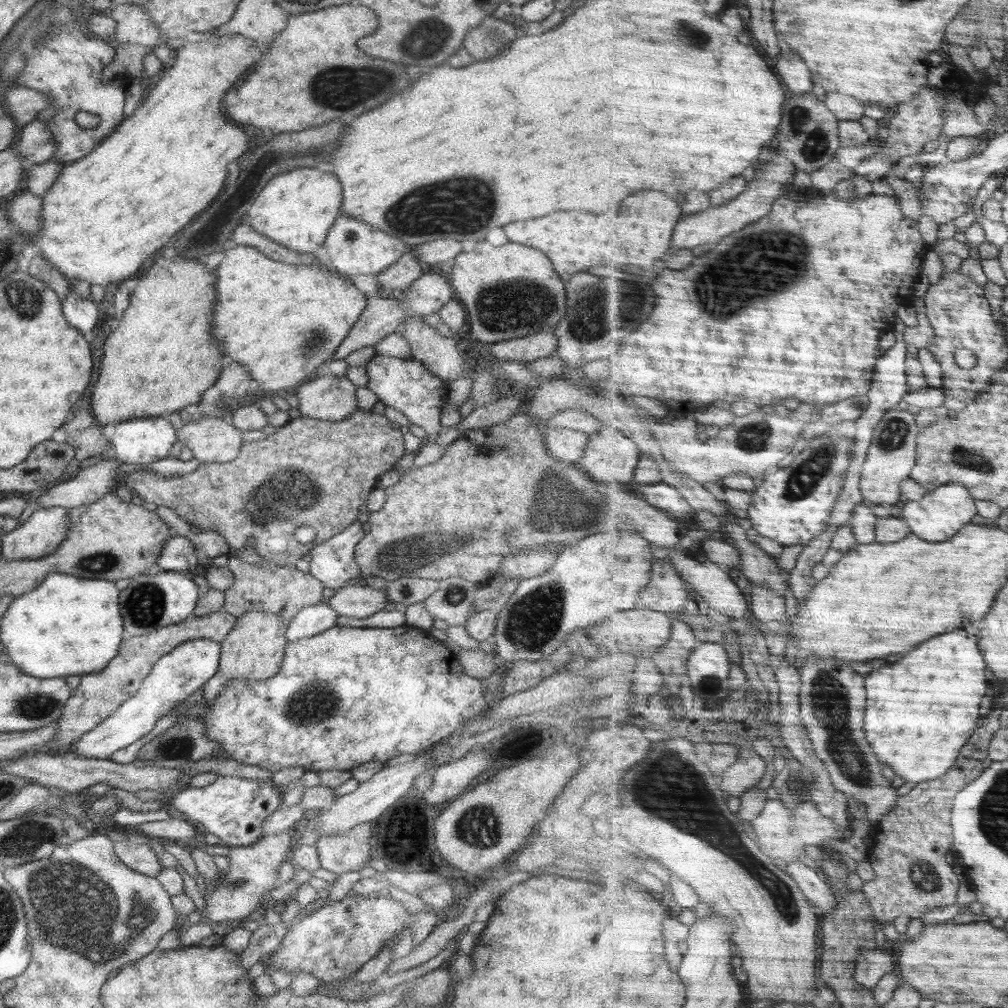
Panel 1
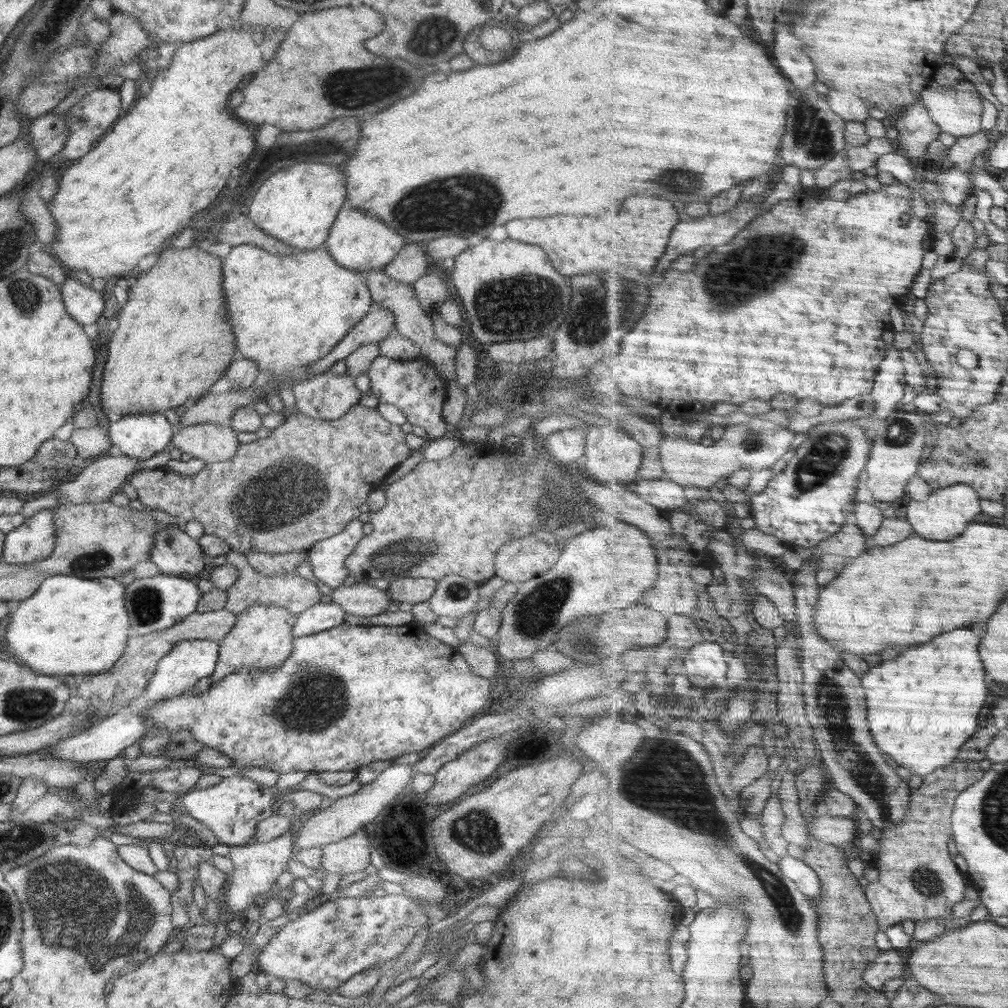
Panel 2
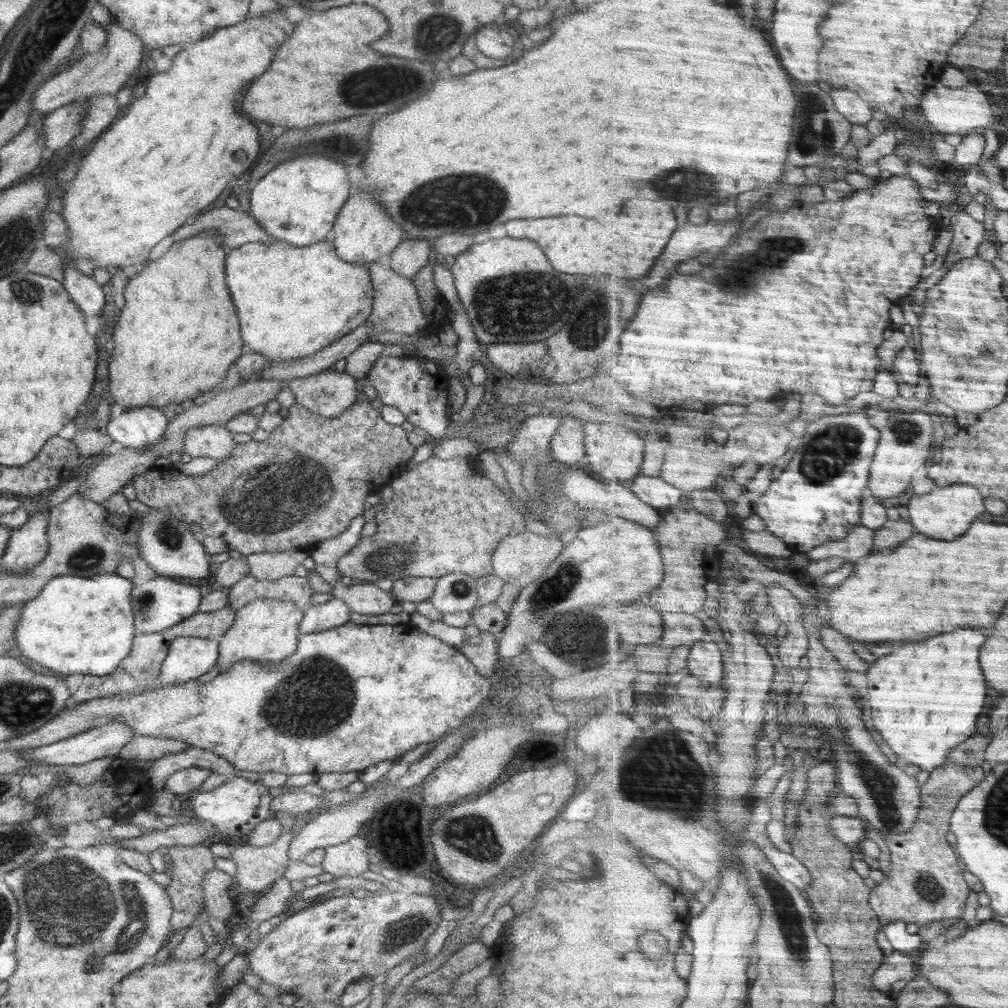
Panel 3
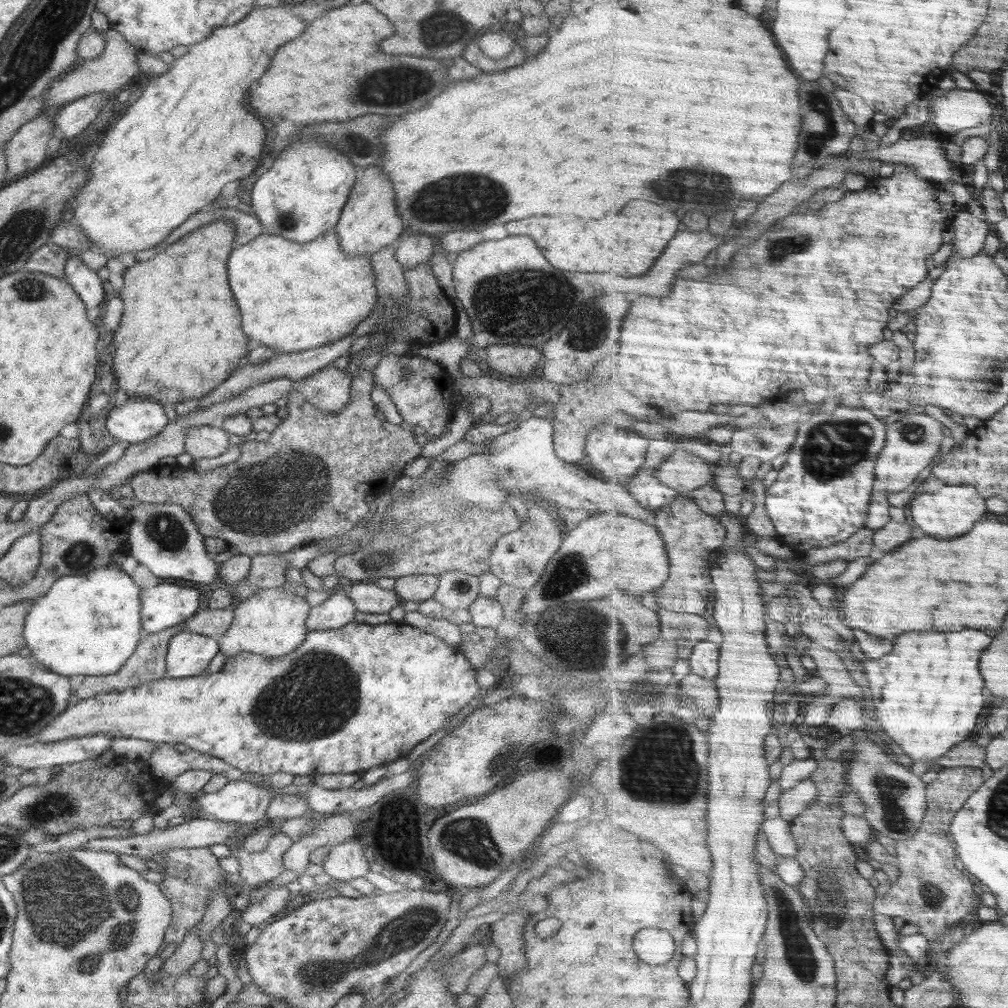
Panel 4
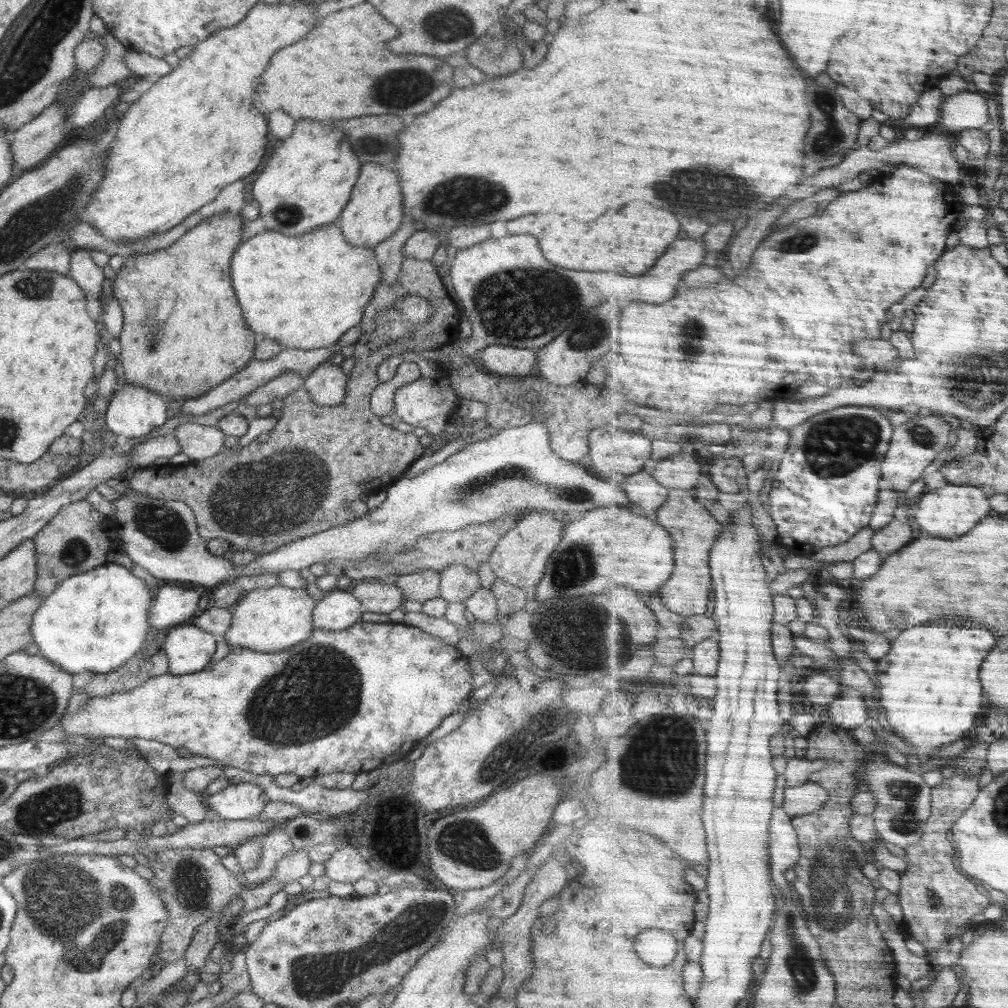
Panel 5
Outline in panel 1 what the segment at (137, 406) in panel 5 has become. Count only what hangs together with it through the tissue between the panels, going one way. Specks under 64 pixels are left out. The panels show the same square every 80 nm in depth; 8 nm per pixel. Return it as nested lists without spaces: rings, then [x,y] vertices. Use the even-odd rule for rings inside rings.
[[[153,416],[125,420],[115,423],[116,432],[109,445],[116,450],[115,459],[125,464],[150,464],[168,458],[169,452],[178,441],[177,431],[165,417]]]

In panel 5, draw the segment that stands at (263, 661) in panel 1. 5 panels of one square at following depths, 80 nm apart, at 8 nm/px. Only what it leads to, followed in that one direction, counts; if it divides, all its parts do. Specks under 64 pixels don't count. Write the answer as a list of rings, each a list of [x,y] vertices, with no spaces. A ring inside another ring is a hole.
[[[277,585],[247,592],[231,608],[231,625],[224,635],[230,649],[242,647],[261,653],[275,653],[293,647],[310,638],[315,626],[312,622],[317,601],[304,589],[290,589]]]

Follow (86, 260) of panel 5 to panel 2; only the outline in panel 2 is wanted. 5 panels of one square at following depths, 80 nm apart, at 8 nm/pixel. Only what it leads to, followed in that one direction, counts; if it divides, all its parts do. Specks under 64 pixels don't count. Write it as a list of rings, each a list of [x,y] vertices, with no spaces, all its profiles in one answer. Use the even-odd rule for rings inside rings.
[[[69,274],[60,289],[64,306],[76,322],[86,326],[98,320],[104,310],[104,299],[86,279]]]

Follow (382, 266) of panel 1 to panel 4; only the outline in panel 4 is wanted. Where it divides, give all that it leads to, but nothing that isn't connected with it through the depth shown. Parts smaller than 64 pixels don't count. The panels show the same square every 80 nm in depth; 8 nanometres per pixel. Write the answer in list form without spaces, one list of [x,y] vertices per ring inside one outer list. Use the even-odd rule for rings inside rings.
[[[370,165],[364,168],[364,174],[355,181],[334,229],[345,253],[363,257],[378,252],[382,247],[396,244],[402,234],[407,233],[401,216],[397,213],[395,192],[390,186],[390,178],[380,167]]]

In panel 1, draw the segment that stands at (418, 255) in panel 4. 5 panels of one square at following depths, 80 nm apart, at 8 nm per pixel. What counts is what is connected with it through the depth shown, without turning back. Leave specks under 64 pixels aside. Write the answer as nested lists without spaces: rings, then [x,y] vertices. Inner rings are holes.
[[[408,249],[394,264],[377,275],[377,282],[383,289],[401,292],[422,275],[420,260],[414,256],[411,249]]]

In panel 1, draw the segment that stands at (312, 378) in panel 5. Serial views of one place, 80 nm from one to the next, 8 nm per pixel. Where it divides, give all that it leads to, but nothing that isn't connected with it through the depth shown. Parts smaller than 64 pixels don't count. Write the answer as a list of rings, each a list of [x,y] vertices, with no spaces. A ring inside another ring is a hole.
[[[330,374],[302,382],[295,388],[301,416],[334,422],[345,419],[358,409],[356,388],[348,377]]]

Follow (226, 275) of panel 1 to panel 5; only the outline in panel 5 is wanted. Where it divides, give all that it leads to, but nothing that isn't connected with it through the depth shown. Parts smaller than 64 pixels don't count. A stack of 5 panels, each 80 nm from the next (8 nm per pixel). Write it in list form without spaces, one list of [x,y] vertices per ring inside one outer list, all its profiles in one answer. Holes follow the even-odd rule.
[[[337,223],[296,236],[267,229],[238,246],[232,258],[232,286],[244,310],[244,318],[256,334],[266,334],[283,347],[314,350],[326,348],[361,322],[366,303],[381,283],[381,270],[370,247],[352,246]]]

